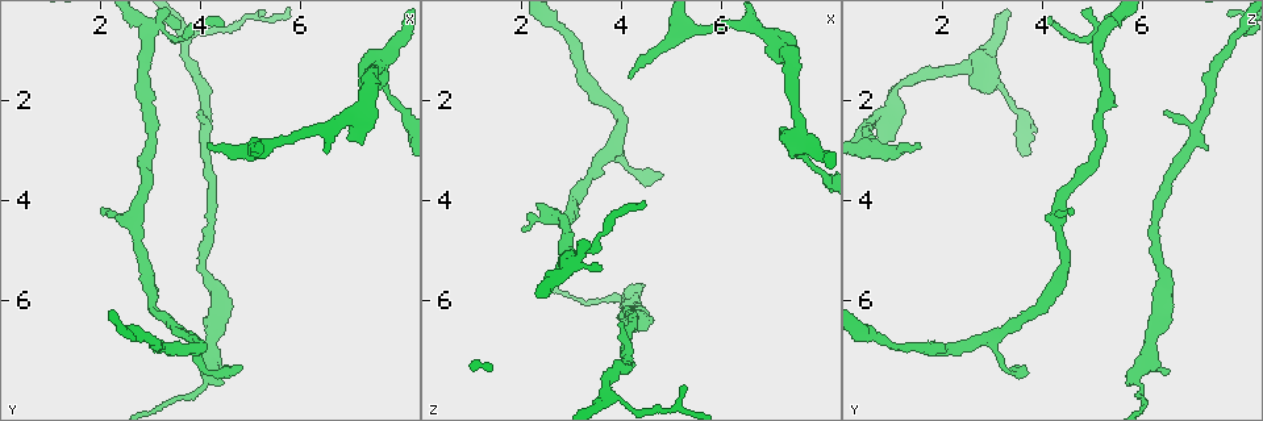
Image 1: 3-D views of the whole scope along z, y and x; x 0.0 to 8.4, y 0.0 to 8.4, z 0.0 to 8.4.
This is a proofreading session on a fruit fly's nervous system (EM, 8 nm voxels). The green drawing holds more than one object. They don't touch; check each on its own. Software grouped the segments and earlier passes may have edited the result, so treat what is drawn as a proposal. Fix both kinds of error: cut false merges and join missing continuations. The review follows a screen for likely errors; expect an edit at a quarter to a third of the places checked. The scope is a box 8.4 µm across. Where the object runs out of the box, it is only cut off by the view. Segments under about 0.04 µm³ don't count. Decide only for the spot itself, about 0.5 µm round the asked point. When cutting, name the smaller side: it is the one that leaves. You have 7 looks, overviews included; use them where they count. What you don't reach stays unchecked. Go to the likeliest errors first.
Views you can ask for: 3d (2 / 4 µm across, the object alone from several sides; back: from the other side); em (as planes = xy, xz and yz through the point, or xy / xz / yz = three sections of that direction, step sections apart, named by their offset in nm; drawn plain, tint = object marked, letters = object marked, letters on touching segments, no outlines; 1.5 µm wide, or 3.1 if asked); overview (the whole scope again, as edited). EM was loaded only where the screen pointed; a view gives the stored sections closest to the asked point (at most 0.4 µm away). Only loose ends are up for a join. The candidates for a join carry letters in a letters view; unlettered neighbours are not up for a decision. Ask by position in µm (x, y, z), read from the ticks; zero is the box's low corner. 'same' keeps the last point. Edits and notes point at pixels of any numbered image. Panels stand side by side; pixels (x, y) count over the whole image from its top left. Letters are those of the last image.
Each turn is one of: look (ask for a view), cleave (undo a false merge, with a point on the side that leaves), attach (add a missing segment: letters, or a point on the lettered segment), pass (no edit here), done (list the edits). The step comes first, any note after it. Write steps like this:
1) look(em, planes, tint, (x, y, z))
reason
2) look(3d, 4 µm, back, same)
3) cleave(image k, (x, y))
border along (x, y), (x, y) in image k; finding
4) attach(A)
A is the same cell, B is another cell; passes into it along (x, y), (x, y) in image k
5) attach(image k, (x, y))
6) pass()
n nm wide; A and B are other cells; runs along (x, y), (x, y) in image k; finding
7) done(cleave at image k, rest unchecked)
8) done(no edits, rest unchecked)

look(3d, 4 µm, (4.15, 2.95, 1.55))
branch stops here

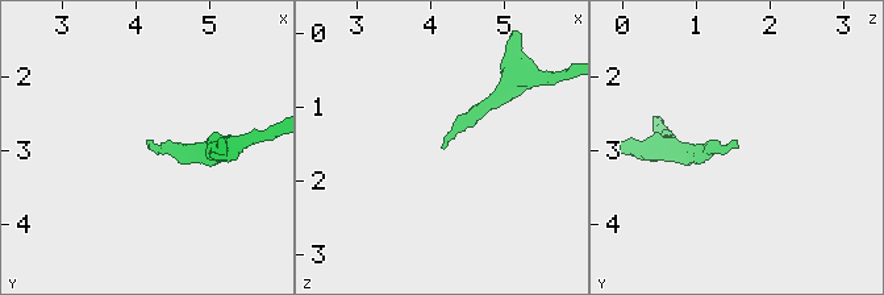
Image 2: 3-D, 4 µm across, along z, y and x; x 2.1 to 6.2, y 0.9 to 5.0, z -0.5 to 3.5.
look(em, planes, tint, (4.15, 3.00, 1.60))

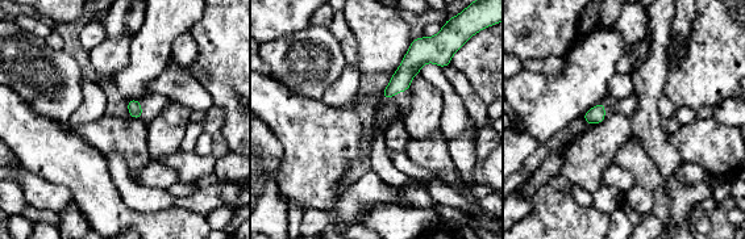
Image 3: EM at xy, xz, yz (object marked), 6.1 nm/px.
look(em, planes, letters, same)

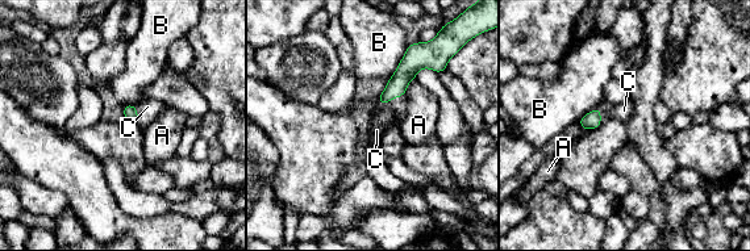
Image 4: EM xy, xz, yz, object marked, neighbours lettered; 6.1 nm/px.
attach(C)
C is the same cell, A and B are other cells; passes into it along (130, 113), (137, 114), (149, 109) in image 4; it goes on there

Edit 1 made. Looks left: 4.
look(em, planes, letters, (4.15, 7.60, 5.85))
sudden change in width

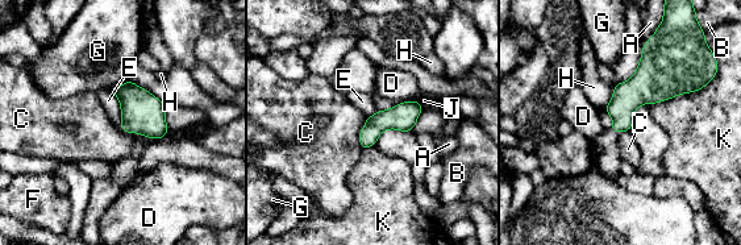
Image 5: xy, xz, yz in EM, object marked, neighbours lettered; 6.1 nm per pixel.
pass()
A, B, C, D, E, F, G, H, J and K are other cells; border along (367, 117), (358, 136), (361, 148) in image 5; continuous, no second neuron

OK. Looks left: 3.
done(attach at image 4, rest unchecked)

